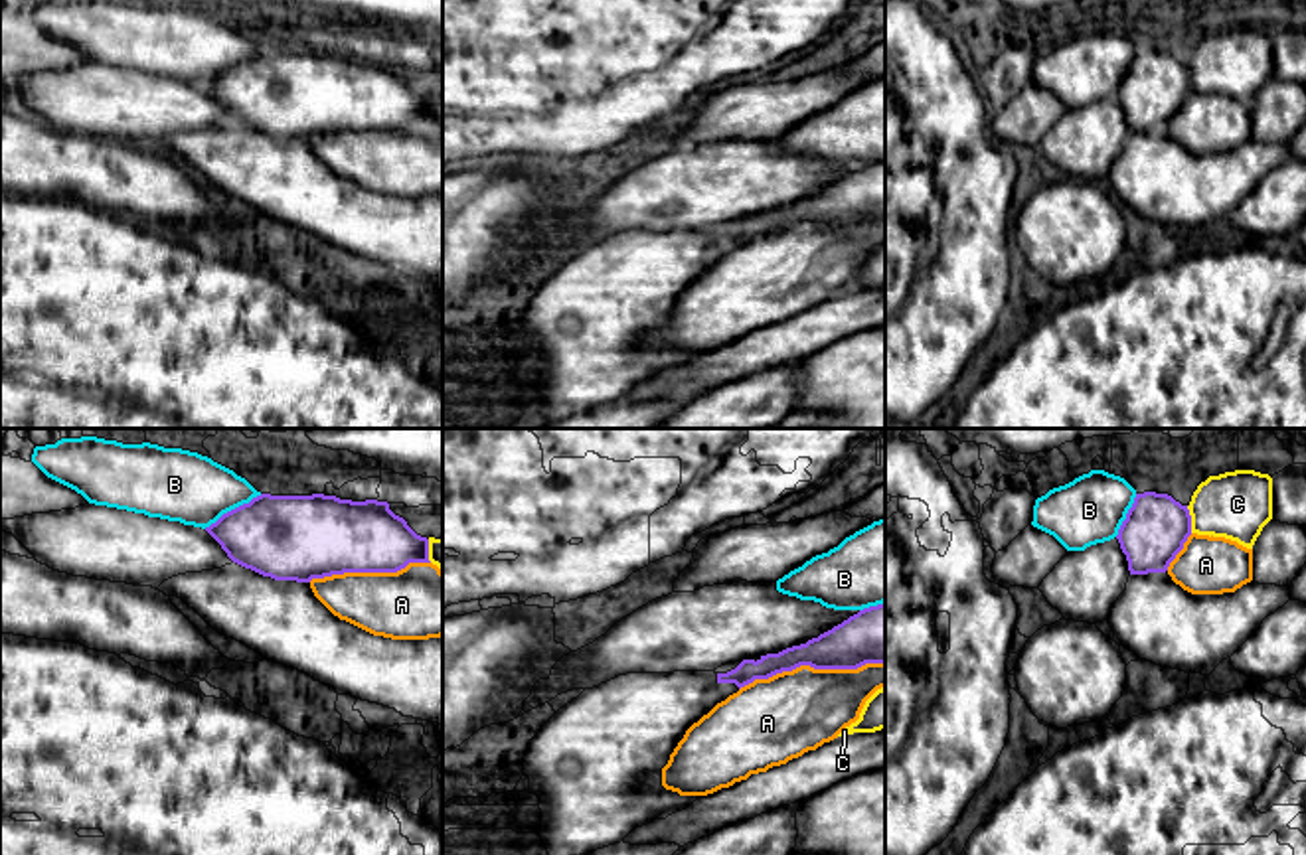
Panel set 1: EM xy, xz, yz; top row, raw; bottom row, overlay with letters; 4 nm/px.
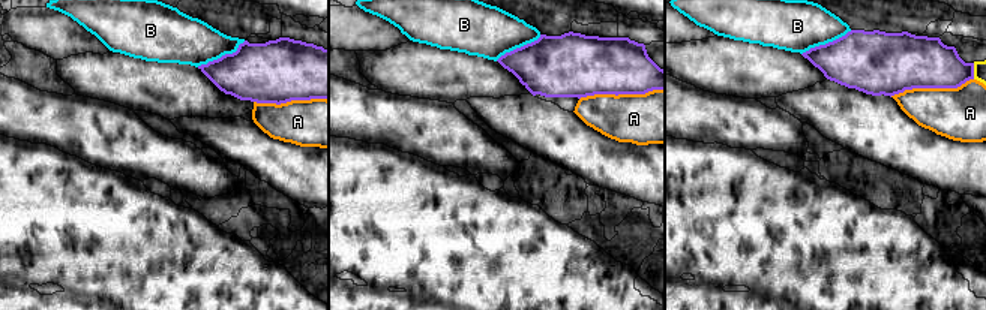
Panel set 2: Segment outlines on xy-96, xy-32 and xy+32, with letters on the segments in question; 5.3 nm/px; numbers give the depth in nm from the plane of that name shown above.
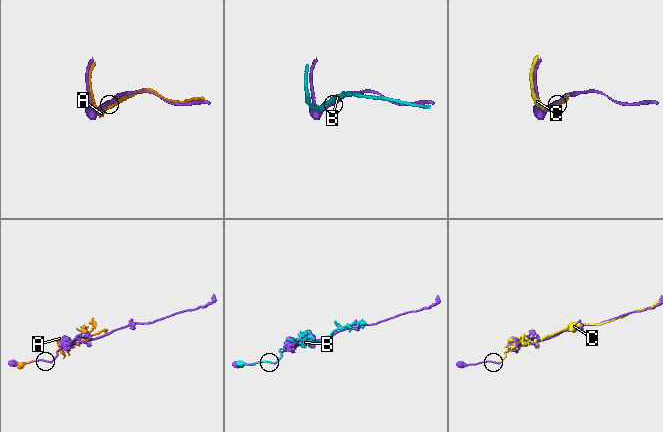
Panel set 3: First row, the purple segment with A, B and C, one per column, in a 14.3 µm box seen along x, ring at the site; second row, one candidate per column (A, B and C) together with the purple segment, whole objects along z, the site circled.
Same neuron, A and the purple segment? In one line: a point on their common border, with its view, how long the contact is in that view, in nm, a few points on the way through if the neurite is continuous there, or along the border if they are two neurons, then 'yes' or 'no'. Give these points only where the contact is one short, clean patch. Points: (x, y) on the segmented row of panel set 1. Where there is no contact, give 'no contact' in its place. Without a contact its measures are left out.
meets purple in xz at (811, 666); contact 600 nm long; no

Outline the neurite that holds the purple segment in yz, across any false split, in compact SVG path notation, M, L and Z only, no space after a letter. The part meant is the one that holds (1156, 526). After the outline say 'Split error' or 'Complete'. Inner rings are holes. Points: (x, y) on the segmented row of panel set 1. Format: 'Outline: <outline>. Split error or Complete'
Outline: M1136 494L1118 529L1130 575L1166 573L1191 535L1191 515L1168 494Z. Complete

